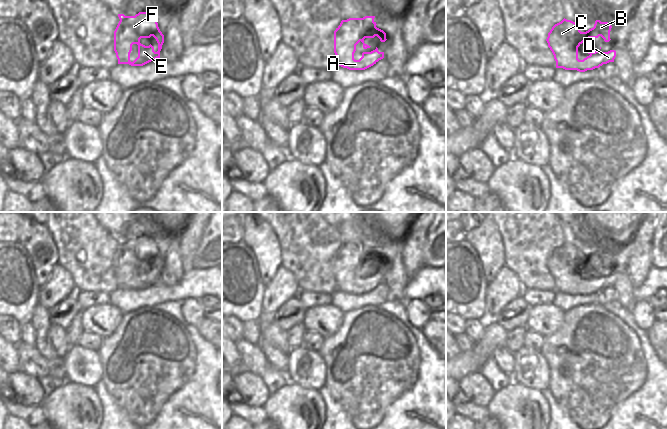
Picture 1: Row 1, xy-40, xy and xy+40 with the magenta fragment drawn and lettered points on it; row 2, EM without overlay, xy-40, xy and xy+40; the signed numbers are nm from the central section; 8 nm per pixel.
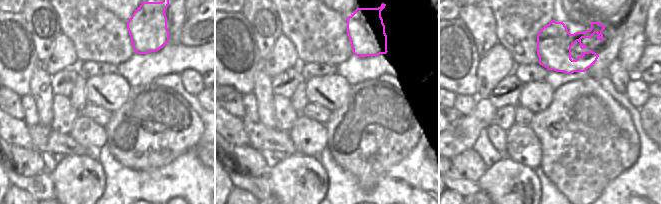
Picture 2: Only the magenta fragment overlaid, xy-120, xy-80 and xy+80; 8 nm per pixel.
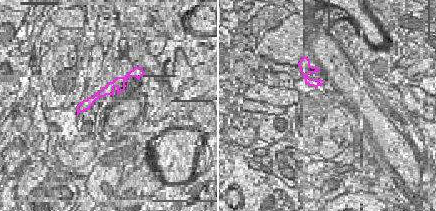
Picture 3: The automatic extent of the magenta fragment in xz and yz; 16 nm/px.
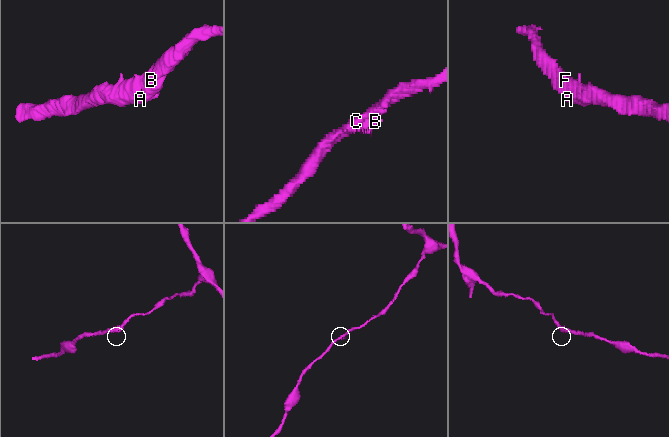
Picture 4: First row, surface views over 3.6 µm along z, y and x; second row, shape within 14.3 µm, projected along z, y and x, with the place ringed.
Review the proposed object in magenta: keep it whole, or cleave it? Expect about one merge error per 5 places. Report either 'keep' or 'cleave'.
keep

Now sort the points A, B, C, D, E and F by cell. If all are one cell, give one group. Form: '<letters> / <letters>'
A B C D E F

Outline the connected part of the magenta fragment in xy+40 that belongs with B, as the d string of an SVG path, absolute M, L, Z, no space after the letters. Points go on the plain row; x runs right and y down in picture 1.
M565 242L555 248L548 257L546 265L554 279L556 292L585 296L599 292L603 288L614 286L615 274L589 276L589 279L583 284L578 283L578 271L584 265L587 267L588 273L595 271L588 267L589 262L601 260L605 266L609 266L611 264L611 252L612 250L608 246L601 246L600 244L596 244L594 251L586 256L581 256L575 246Z

